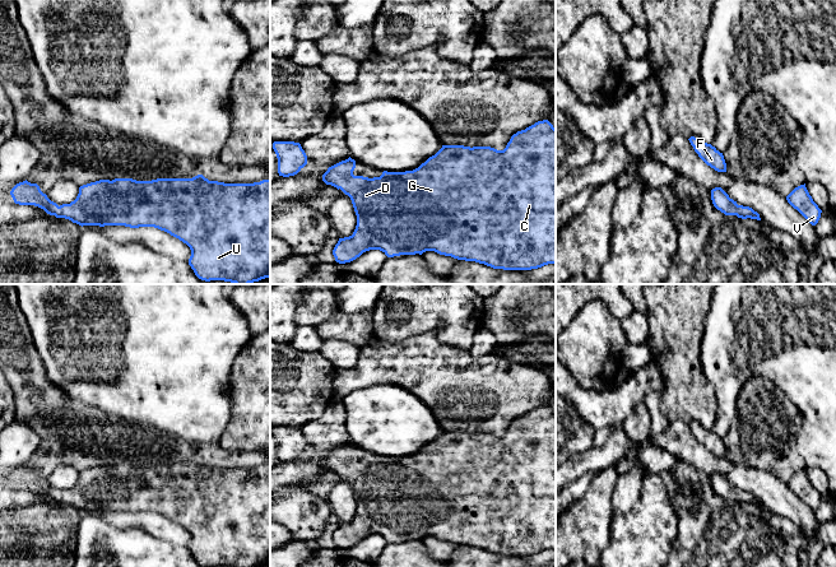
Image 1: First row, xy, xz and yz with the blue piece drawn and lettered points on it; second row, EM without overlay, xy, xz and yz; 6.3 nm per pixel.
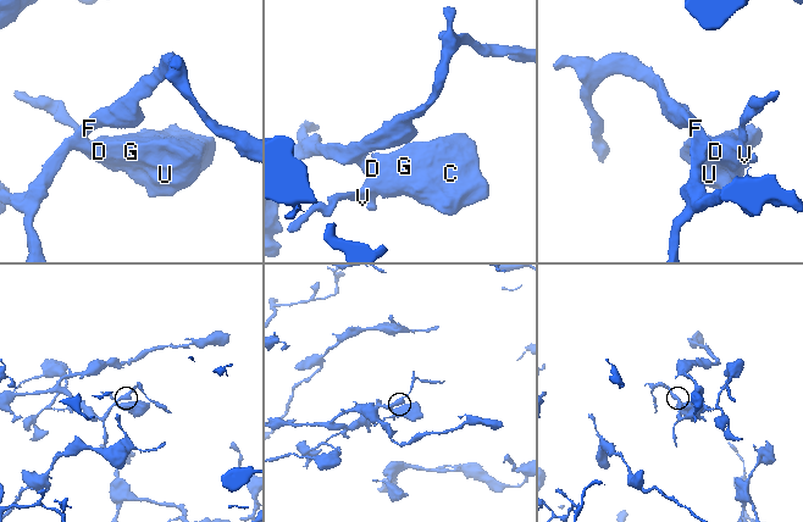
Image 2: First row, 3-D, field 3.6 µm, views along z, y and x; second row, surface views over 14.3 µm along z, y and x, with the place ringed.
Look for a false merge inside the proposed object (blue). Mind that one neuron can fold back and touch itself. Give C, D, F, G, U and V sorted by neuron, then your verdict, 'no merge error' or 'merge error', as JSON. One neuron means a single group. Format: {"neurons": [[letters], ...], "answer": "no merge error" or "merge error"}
{"neurons": [["C", "D", "F", "G", "U", "V"]], "answer": "no merge error"}

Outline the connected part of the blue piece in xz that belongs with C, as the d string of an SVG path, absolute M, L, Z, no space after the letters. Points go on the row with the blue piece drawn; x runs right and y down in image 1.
M548 120L538 121L525 130L514 134L503 150L491 147L464 147L464 145L442 145L442 148L424 163L413 171L387 172L384 171L380 177L354 176L356 161L350 157L331 167L322 175L322 181L340 189L352 200L357 226L352 236L339 238L333 250L335 261L345 264L356 260L363 252L380 250L387 257L400 255L422 255L426 251L435 251L440 255L451 256L458 260L475 261L493 269L503 270L531 270L548 264L556 264L556 129Z

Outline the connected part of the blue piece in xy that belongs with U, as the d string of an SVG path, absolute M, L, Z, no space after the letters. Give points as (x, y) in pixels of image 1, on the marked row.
M198 175L192 178L157 178L152 181L136 181L133 178L115 178L110 180L99 180L96 182L90 182L79 187L79 194L74 201L70 204L57 205L51 201L46 194L43 194L37 183L31 183L27 180L17 183L10 195L15 204L19 205L34 205L43 209L47 214L55 215L56 218L65 218L76 223L79 226L125 226L130 228L139 227L154 227L161 231L169 233L171 236L178 238L184 243L186 243L191 250L191 256L189 259L189 265L194 270L195 275L205 282L210 280L224 280L234 284L250 284L254 282L259 282L265 278L270 278L270 180L263 180L260 182L254 183L224 183L218 181L209 181L203 175Z

